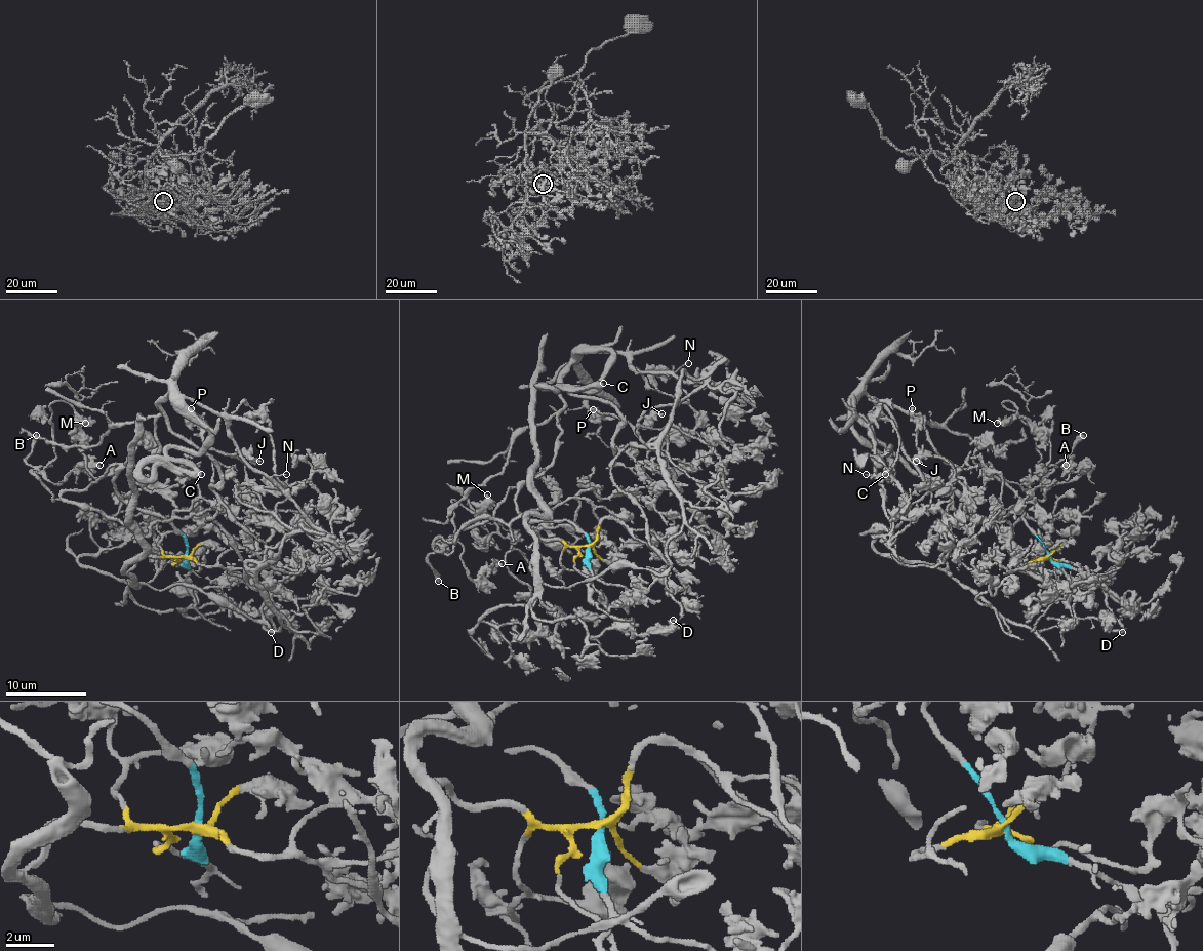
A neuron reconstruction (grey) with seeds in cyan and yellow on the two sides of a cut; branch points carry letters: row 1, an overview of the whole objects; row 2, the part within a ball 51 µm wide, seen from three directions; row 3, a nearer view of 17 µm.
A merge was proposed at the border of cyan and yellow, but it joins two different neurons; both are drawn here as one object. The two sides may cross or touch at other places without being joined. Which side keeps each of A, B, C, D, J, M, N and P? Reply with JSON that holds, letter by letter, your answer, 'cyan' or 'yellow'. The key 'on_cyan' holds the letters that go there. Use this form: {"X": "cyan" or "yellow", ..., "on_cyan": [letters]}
{"A": "yellow", "B": "yellow", "C": "cyan", "D": "yellow", "J": "yellow", "M": "yellow", "N": "cyan", "P": "yellow", "on_cyan": ["C", "N"]}

